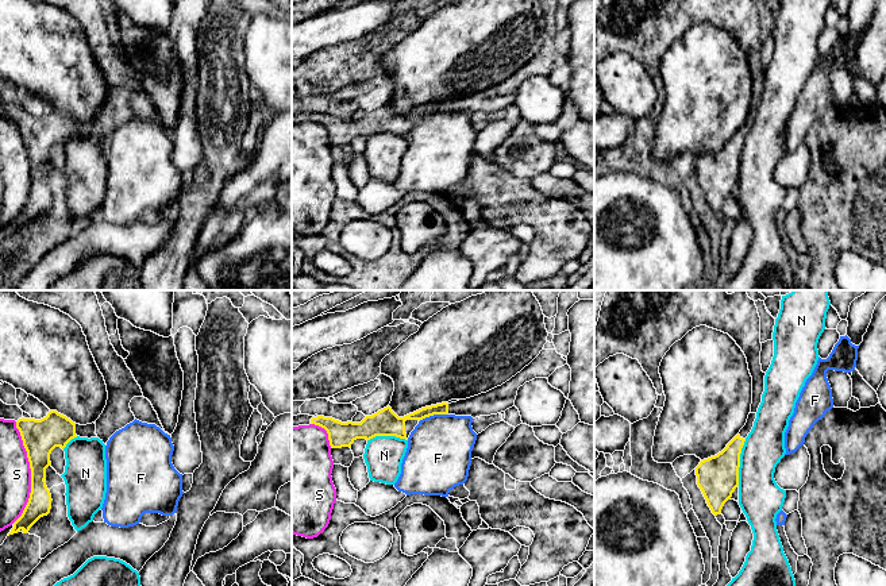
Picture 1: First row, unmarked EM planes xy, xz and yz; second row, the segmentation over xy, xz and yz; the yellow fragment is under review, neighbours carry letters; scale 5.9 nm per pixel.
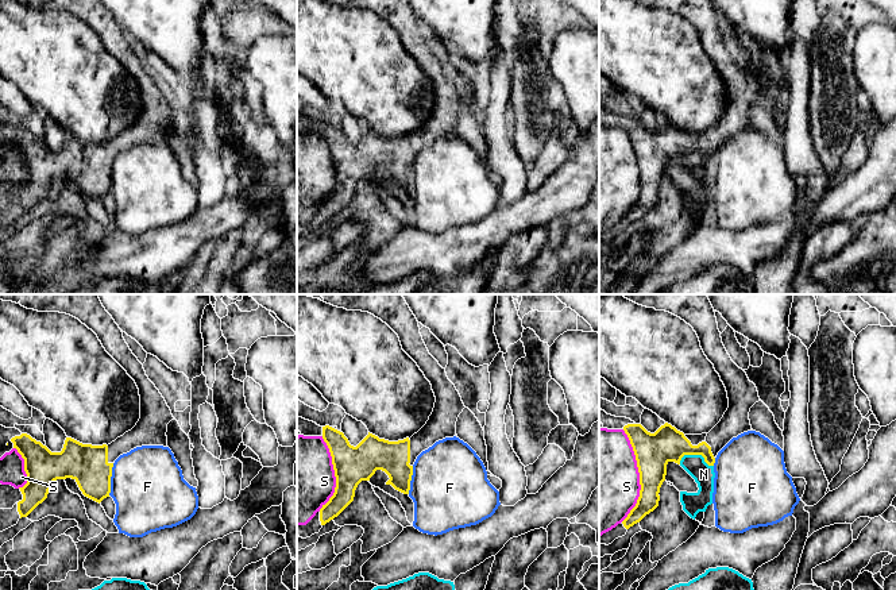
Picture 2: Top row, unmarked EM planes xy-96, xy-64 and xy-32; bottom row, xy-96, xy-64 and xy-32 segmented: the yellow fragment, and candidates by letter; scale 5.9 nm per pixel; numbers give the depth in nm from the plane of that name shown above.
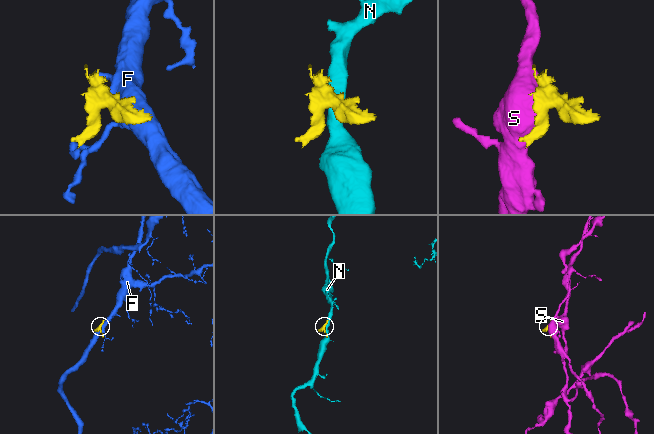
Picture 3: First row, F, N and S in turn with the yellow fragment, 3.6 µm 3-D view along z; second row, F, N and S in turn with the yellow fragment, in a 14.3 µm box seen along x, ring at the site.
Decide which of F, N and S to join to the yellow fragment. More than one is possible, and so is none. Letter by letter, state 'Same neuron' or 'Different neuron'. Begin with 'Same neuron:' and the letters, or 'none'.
Same neuron: N
F: Different neuron
N: Same neuron
S: Different neuron

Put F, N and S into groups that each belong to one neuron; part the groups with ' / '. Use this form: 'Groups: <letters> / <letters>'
Groups: F / N / S

